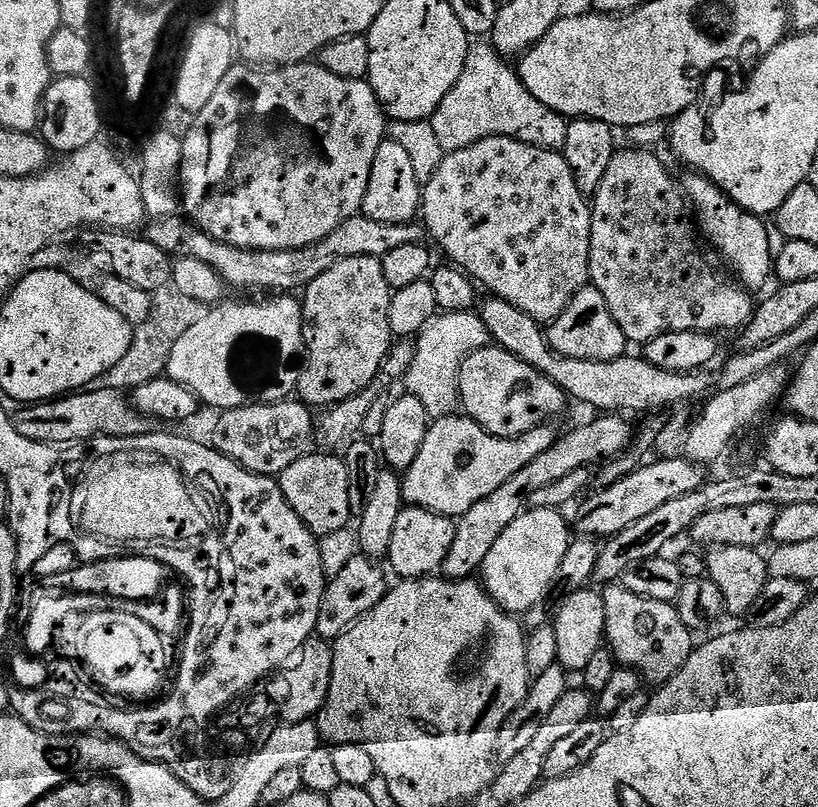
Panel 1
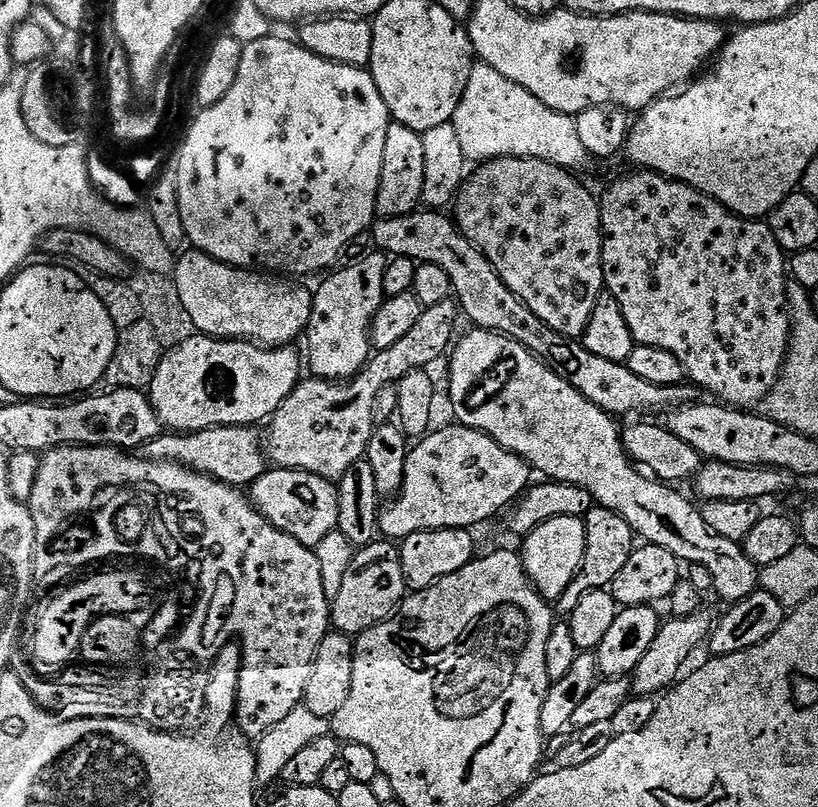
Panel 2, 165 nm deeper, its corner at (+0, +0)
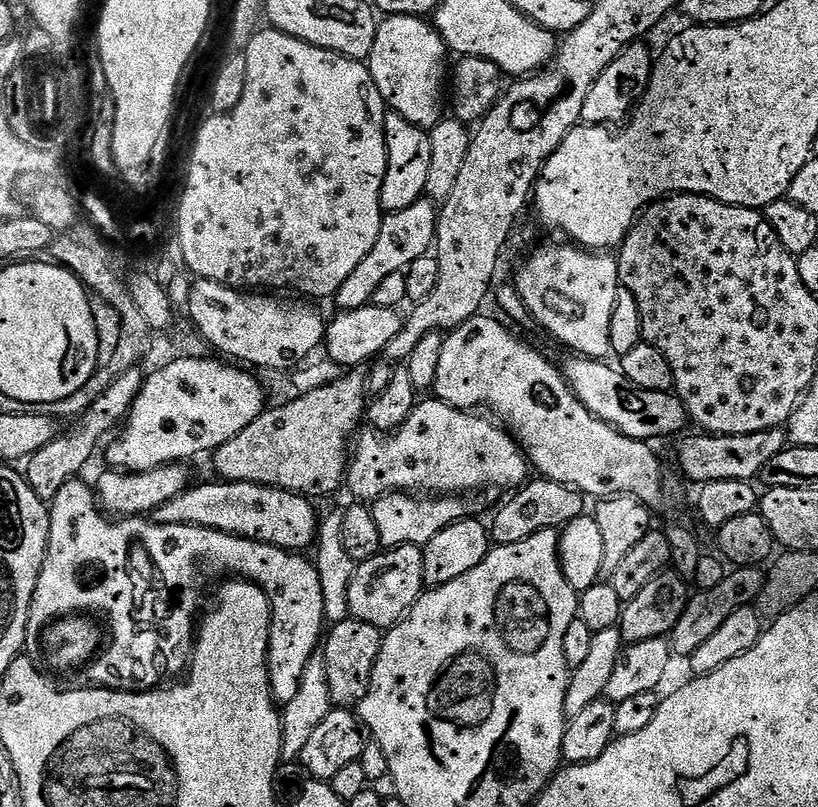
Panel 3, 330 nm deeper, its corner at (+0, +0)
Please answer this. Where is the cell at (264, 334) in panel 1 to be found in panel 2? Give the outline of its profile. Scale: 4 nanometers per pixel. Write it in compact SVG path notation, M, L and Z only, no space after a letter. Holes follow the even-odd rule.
M193 334L173 352L165 351L150 385L150 399L161 425L172 428L203 430L221 426L249 426L259 420L267 421L286 402L286 398L302 379L302 356L292 346L273 347L271 350L252 352L253 345L244 339L216 339L212 336Z

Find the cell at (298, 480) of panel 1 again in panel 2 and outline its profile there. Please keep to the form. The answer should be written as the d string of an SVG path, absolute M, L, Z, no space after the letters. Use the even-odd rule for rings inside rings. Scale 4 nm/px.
M269 467L250 485L250 499L257 510L275 528L298 538L310 549L315 549L322 538L326 538L326 534L337 531L340 523L339 497L337 485L333 481L317 472L303 472L300 468Z

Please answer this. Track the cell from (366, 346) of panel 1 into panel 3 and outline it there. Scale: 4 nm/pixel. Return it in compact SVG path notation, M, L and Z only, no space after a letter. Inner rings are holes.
M422 198L414 202L414 206L406 206L406 210L389 212L381 219L378 242L374 242L374 250L366 254L358 266L355 266L334 297L341 309L365 307L375 297L382 278L394 272L407 269L414 258L422 258L422 254L433 251L436 242L436 221L438 208L431 199Z

